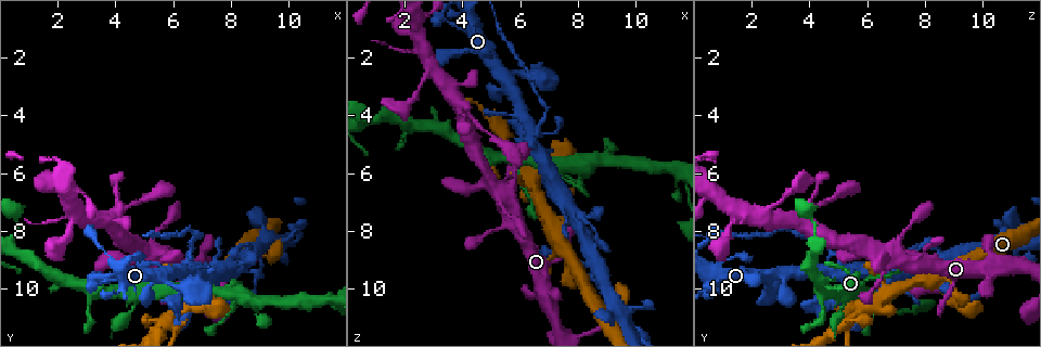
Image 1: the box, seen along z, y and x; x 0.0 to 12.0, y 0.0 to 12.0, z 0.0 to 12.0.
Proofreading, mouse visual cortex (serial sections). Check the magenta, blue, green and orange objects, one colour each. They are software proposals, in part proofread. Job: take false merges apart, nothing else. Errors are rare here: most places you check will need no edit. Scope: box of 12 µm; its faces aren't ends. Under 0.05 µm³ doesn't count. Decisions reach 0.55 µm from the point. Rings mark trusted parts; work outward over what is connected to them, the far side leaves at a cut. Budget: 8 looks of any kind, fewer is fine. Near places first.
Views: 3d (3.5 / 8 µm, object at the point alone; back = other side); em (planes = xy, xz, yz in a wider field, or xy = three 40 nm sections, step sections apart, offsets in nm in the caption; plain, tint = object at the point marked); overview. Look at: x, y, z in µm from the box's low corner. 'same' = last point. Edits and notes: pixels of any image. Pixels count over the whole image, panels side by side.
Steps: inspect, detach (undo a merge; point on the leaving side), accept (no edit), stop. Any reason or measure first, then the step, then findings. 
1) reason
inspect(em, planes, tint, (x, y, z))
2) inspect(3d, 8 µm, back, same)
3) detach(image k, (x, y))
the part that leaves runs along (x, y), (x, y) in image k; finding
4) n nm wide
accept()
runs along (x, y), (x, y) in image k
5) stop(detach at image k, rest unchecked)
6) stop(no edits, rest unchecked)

narrows sharply
inspect(3d, 3.5 µm, (8.9, 10.9, 5.6))

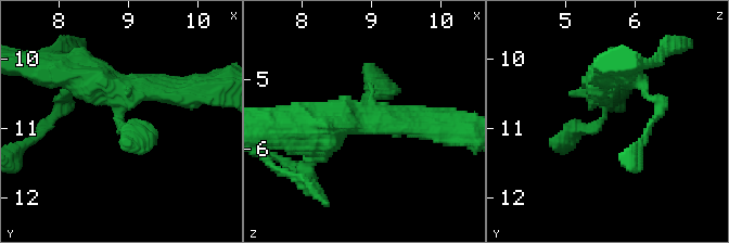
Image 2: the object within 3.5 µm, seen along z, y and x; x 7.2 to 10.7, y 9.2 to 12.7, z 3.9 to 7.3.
inspect(em, xy, step 5, tint, (8.85, 10.80, 5.55))

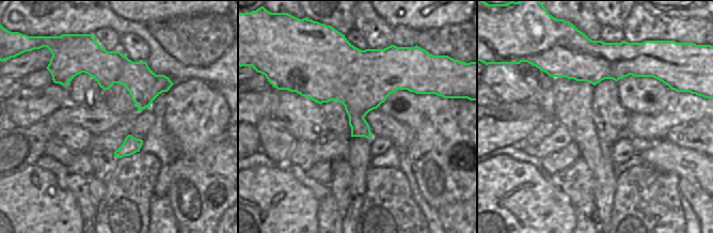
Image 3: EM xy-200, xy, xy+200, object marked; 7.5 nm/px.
accept()
runs along (614, 69), (598, 123), (550, 145) in image 2; continuous, no second cell

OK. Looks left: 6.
thin neck
inspect(3d, 3.5 µm, back, (5.0, 8.7, 6.3))

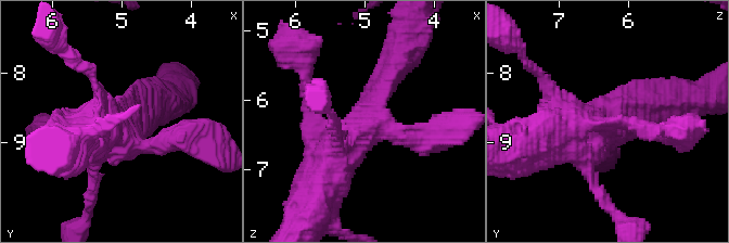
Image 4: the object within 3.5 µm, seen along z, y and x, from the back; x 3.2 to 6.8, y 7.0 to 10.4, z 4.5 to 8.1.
4 arms; arms of 200, 250, 400, 600 nm; shape alone is not enough
inspect(em, xy, step 3, tint, (5.00, 8.75, 6.30))

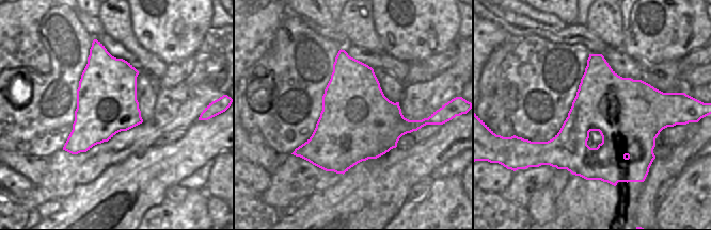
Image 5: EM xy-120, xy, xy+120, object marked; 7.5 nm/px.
550 nm wide
accept()
runs along (327, 177), (396, 65) in image 4; continuous, no second cell

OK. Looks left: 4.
calibre changes
inspect(3d, 3.5 µm, (4.0, 7.7, 3.7))

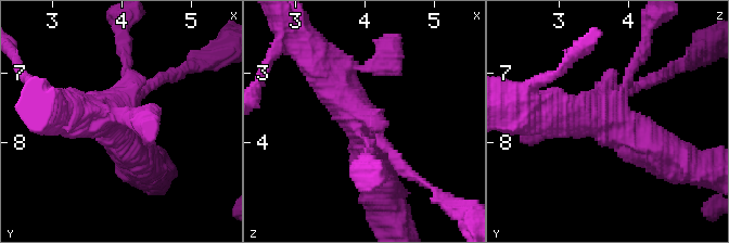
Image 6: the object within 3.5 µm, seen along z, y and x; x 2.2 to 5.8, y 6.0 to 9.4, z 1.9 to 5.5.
need the tissue
inspect(em, planes, tint, (4.00, 7.65, 3.75))

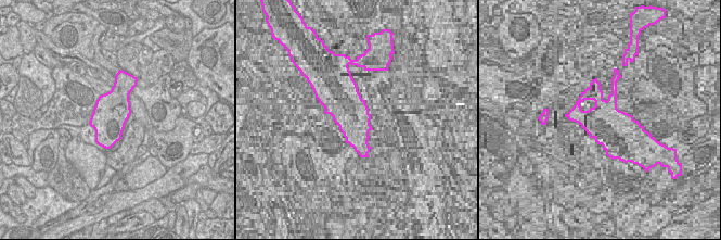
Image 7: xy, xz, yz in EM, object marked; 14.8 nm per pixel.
accept()
runs along (378, 179), (361, 124), (321, 65) in image 6; all the same cell

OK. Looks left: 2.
stop(no edits, rest unchecked)

